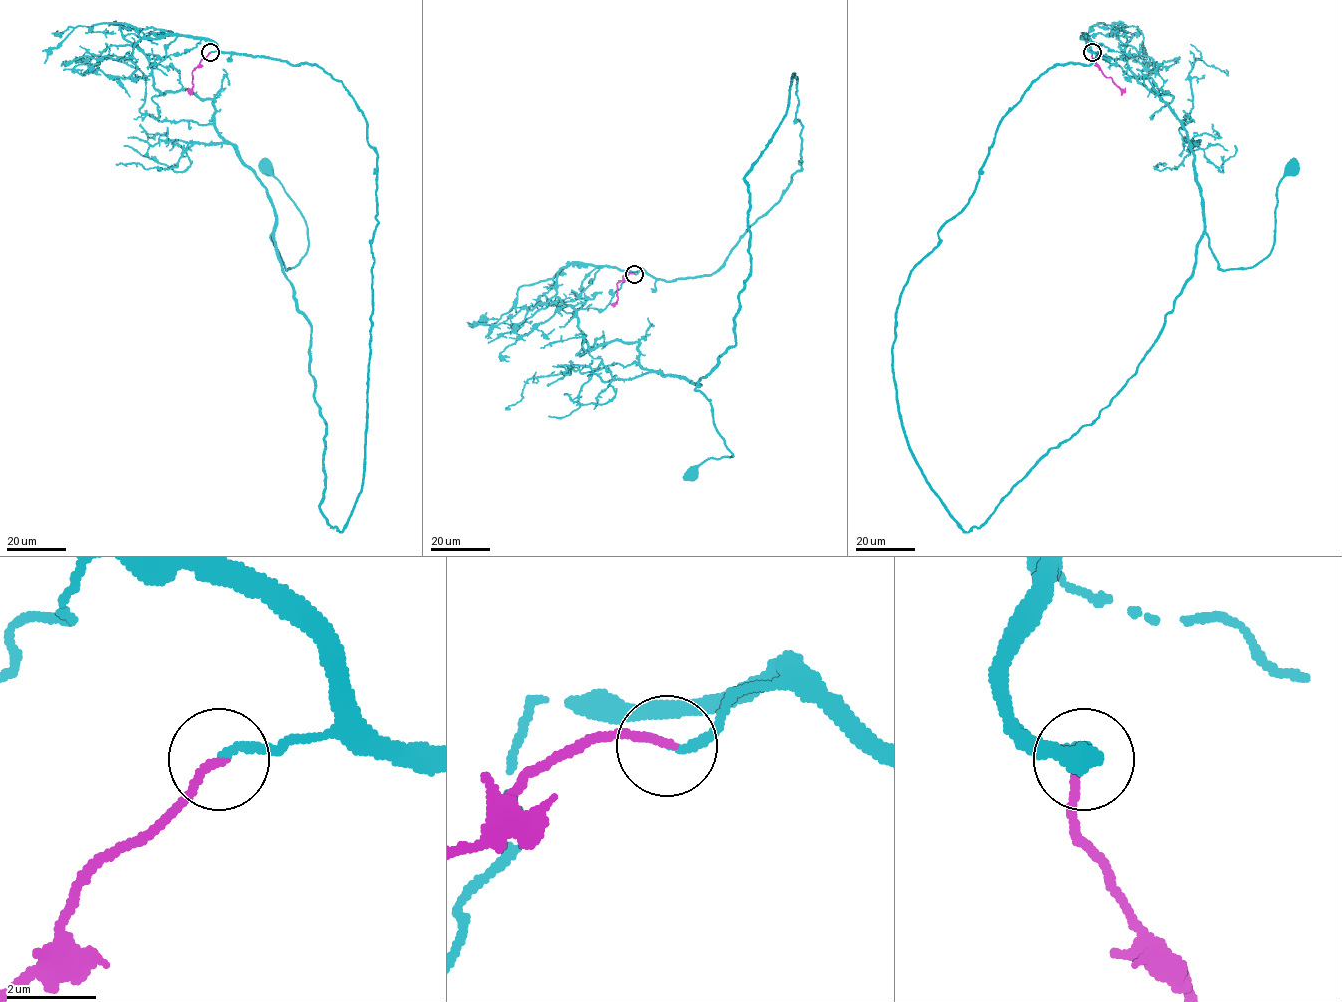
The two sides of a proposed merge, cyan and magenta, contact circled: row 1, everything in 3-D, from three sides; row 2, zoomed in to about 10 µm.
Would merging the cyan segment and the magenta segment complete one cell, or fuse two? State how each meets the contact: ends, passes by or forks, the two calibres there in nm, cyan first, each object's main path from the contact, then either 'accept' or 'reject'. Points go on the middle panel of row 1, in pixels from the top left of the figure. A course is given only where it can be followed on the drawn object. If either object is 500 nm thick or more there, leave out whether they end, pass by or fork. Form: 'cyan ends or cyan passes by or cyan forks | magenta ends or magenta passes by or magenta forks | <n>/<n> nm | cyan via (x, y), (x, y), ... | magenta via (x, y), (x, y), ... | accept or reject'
cyan ends | magenta ends | 190/180 nm | cyan via (634, 274), (569, 263), (545, 294), (590, 349), (637, 342), (643, 368), (700, 386), (732, 454), (691, 474) | magenta via (634, 274), (628, 273), (616, 284), (618, 300), (610, 304) | accept

